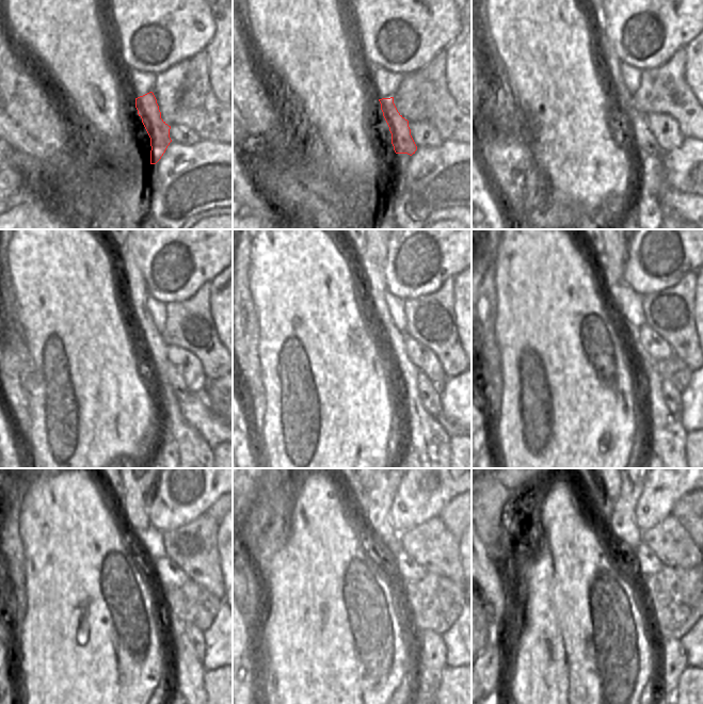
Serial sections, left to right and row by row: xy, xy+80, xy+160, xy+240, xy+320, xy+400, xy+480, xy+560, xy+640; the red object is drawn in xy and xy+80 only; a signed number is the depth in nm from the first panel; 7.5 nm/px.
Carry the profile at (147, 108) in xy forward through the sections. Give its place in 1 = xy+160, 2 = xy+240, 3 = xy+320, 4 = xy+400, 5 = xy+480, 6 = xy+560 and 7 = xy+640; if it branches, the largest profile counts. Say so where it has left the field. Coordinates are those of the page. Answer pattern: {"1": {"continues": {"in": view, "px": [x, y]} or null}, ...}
{"1": {"continues": {"in": "xy+160", "px": [643, 142]}}, "2": {"continues": {"in": "xy+240", "px": [173, 378]}}, "3": {"continues": {"in": "xy+320", "px": [429, 395]}}, "4": {"continues": {"in": "xy+400", "px": [671, 397]}}, "5": {"continues": {"in": "xy+480", "px": [195, 637]}}, "6": {"continues": {"in": "xy+560", "px": [432, 650]}}, "7": {"continues": {"in": "xy+640", "px": [672, 654]}}}

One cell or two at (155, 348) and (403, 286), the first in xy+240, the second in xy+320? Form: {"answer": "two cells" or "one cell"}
{"answer": "two cells"}

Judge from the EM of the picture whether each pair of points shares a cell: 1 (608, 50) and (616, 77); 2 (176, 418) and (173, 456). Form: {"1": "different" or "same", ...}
{"1": "same", "2": "different"}

